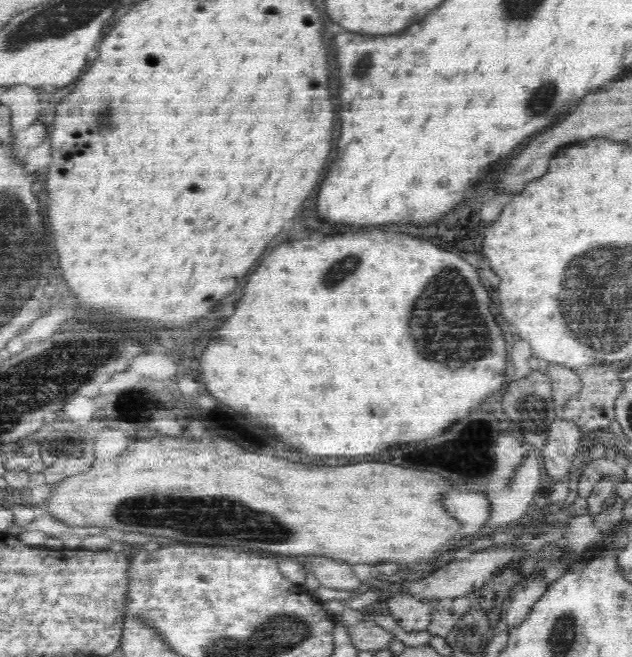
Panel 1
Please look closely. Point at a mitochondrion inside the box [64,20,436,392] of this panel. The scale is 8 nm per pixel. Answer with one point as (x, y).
(335, 275)

